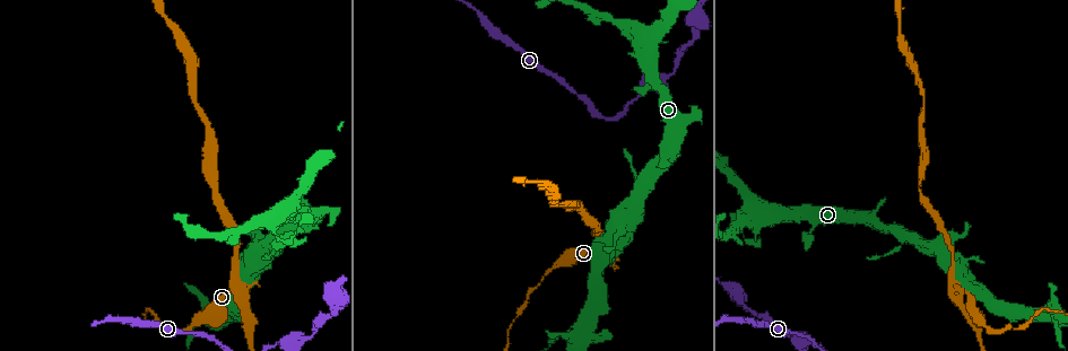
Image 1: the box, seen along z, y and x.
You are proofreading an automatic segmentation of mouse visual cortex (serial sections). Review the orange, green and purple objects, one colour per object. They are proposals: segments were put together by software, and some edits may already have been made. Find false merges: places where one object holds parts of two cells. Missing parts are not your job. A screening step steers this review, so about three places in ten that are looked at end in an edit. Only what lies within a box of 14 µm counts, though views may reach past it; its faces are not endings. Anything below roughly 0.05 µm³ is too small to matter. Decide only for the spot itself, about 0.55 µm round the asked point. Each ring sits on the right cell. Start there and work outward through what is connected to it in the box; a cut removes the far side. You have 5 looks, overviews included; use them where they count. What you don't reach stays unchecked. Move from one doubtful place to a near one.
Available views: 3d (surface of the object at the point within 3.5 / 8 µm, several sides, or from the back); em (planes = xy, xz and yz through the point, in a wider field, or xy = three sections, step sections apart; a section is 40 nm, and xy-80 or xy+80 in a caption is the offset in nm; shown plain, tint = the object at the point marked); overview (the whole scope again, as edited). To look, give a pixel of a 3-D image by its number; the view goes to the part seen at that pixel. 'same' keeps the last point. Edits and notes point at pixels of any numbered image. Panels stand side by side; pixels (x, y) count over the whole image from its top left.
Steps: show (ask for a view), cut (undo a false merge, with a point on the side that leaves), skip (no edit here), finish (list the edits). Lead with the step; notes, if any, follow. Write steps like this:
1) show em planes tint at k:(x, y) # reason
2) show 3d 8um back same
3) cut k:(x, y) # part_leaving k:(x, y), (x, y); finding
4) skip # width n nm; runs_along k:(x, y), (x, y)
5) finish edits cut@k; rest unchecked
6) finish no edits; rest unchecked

show 3d 3.5um at 1:(664, 81)

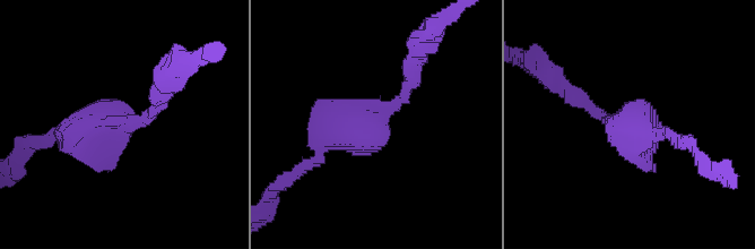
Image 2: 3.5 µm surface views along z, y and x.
show em xy step 3 tint at 2:(373, 128) # arms 3; arm_widths 200, 200, 250 nm

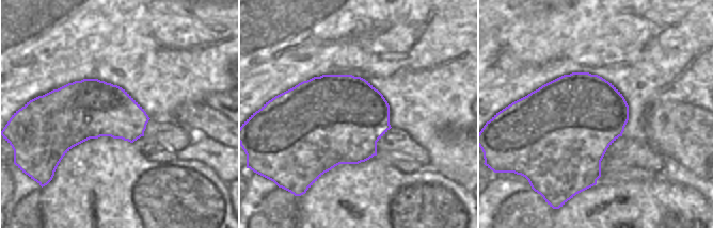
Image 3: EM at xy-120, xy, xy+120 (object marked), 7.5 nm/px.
show em xy step 2 tint same

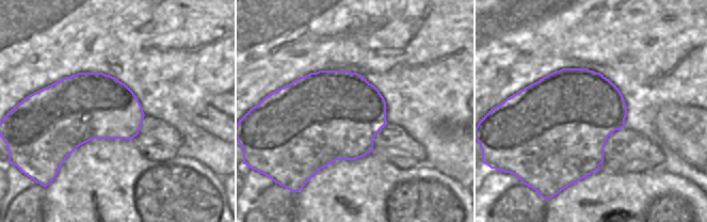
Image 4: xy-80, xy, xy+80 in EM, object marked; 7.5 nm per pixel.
skip # runs_along 2:(318, 154), (332, 131), (374, 126), (411, 70); all the same cell

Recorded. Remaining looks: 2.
show 3d 3.5um at 1:(242, 285) # three arms meet

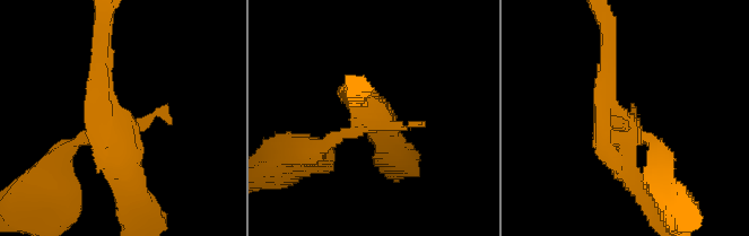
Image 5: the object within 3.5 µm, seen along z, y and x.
show em xy step 5 tint at 5:(121, 121) # shape alone is not enough

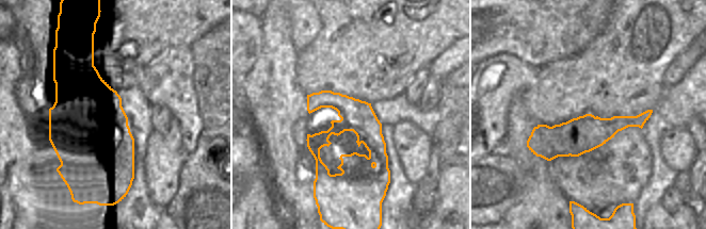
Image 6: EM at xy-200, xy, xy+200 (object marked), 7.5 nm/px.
cut 5:(112, 168) # width 240 nm; part_leaving 5:(105, 133), (102, 50); a second cell is stuck on

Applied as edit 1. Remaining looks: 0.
finish edits cut@5; rest unchecked

